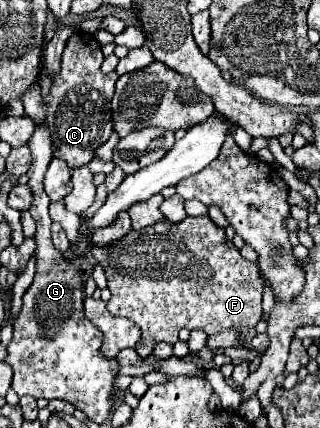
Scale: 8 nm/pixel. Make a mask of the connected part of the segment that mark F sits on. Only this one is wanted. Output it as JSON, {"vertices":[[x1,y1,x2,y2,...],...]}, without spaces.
{"vertices":[[208,215,186,217,178,225,162,219,144,231,130,231,126,237,108,247,94,245,92,255,108,277,108,289,112,291,108,311,114,315,132,317,132,321,142,329,142,341,136,345,136,353,140,357,148,357,154,345,160,341,176,343,178,331,182,327,188,331,204,329,208,337,220,331,236,331,240,341,244,341,248,331,262,319,264,283,260,279,258,265,246,261,238,247,226,239,224,229,216,227]]}

